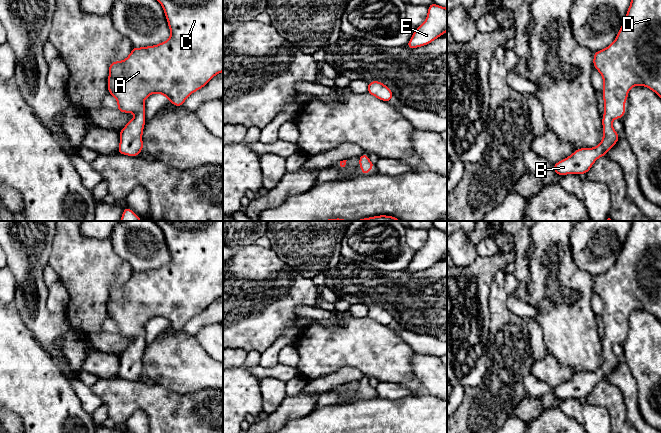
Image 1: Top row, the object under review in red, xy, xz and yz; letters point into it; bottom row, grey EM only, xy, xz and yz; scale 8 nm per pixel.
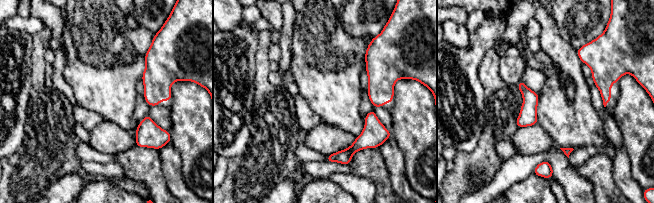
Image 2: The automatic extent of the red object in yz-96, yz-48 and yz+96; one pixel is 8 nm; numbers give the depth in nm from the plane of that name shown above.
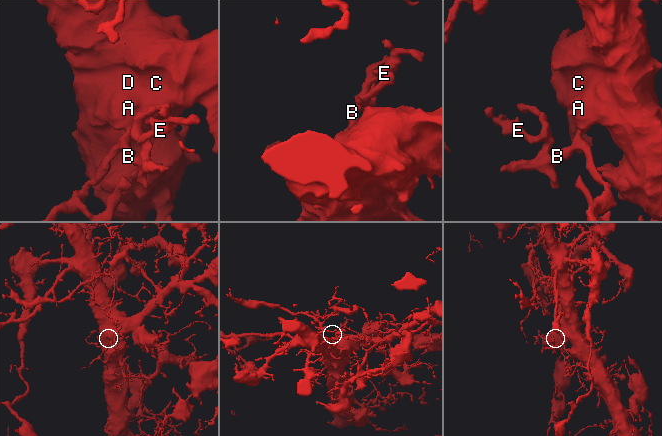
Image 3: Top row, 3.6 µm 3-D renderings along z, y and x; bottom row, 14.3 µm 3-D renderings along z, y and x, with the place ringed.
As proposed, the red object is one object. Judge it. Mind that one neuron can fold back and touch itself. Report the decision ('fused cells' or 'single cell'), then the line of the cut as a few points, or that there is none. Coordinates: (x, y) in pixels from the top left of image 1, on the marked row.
single cell; cut none

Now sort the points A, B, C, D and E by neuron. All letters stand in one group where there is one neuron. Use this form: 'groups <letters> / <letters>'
groups A B C D E

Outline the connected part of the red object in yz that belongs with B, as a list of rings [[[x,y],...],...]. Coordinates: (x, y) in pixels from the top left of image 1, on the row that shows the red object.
[[[631,0],[617,37],[607,48],[594,53],[593,64],[603,77],[603,138],[596,147],[577,149],[555,163],[553,170],[557,175],[586,174],[594,162],[617,143],[620,137],[613,128],[612,120],[625,116],[625,102],[632,87],[645,86],[661,98],[661,0]]]

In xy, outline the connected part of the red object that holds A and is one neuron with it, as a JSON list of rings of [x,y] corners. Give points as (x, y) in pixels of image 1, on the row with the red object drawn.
[[[223,0],[157,1],[162,5],[168,22],[169,39],[153,46],[133,47],[126,59],[109,65],[108,91],[117,100],[116,110],[136,114],[119,131],[117,152],[127,156],[139,156],[143,150],[144,101],[148,96],[160,93],[180,107],[193,92],[223,72]]]

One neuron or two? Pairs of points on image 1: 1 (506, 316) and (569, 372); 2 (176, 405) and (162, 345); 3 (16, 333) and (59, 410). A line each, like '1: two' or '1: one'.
1: two
2: two
3: one

